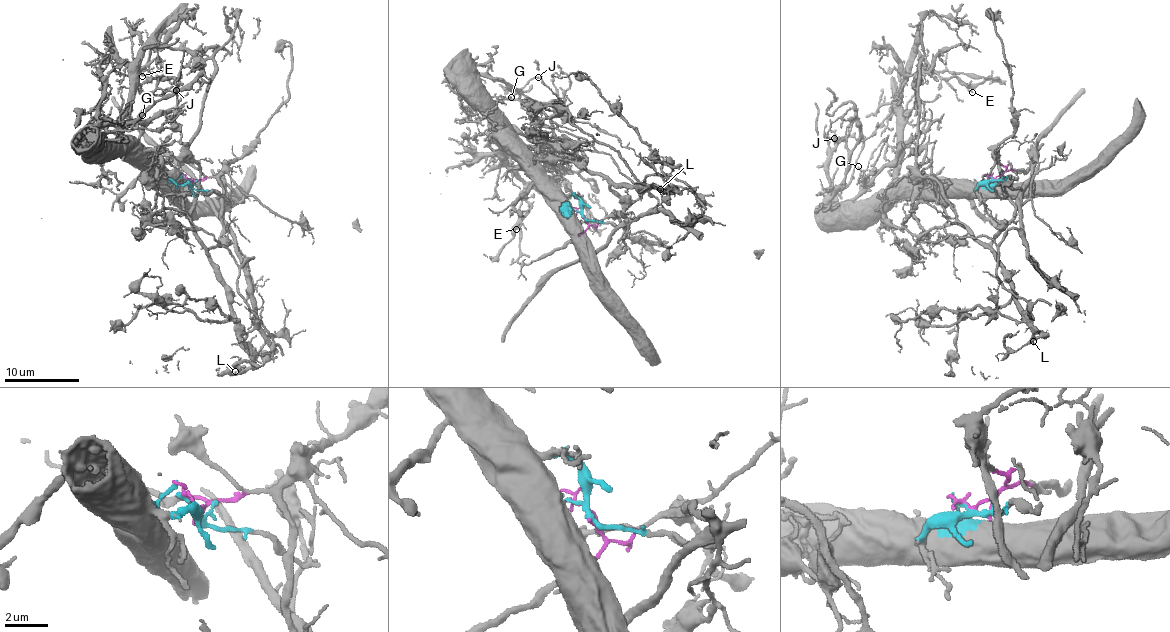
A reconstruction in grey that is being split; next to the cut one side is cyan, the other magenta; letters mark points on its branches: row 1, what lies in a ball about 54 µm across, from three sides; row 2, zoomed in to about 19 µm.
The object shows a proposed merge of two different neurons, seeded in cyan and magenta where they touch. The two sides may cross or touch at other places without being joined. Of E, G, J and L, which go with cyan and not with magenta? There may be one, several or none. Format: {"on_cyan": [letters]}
{"on_cyan": ["E", "G", "J"]}

